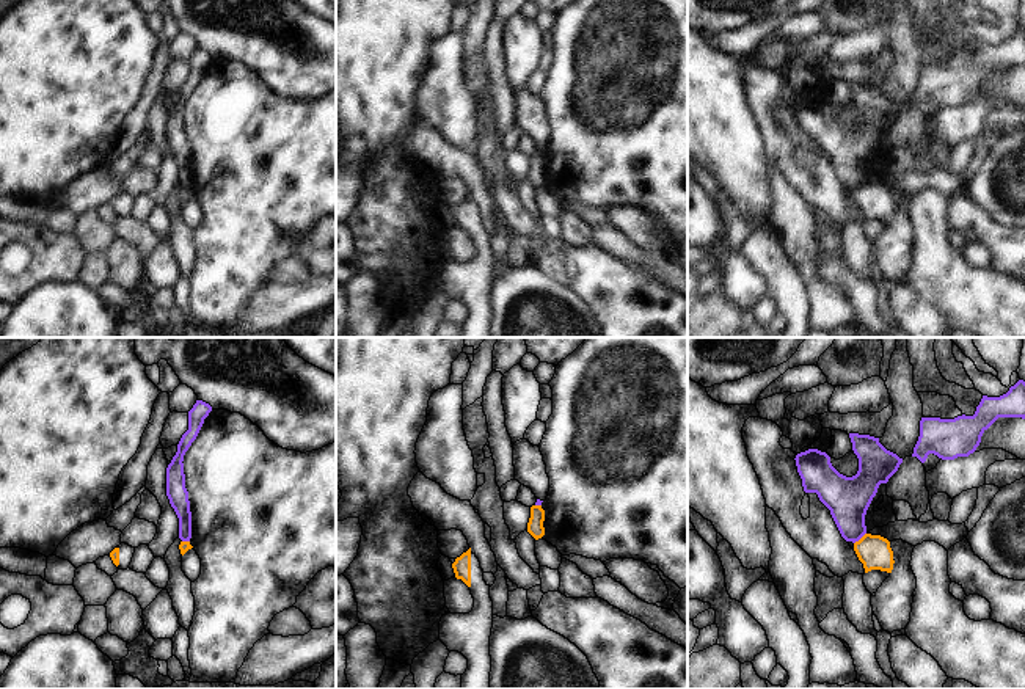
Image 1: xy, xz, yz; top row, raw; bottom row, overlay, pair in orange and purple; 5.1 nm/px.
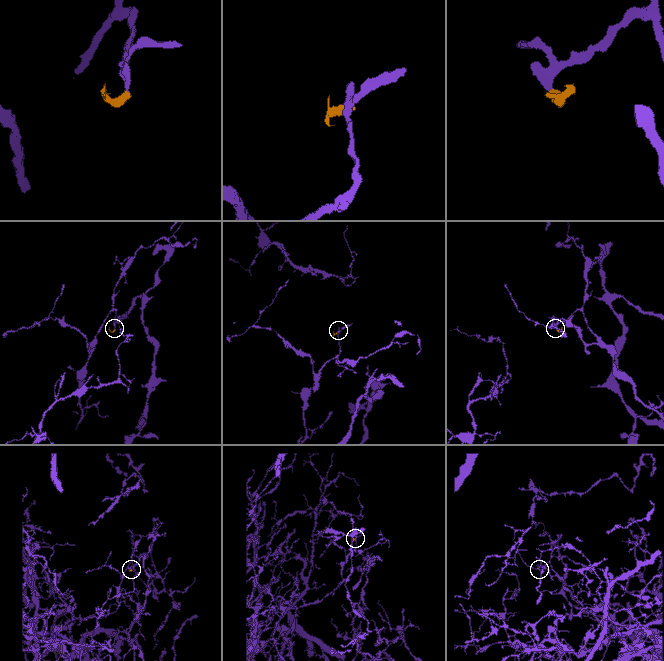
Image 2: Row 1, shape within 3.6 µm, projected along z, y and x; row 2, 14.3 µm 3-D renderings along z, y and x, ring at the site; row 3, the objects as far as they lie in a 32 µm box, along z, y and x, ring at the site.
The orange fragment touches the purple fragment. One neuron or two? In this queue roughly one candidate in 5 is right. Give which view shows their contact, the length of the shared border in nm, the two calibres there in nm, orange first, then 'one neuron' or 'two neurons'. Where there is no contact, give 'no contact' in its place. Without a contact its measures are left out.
yz | 90 nm | 170/220 nm | two neurons

